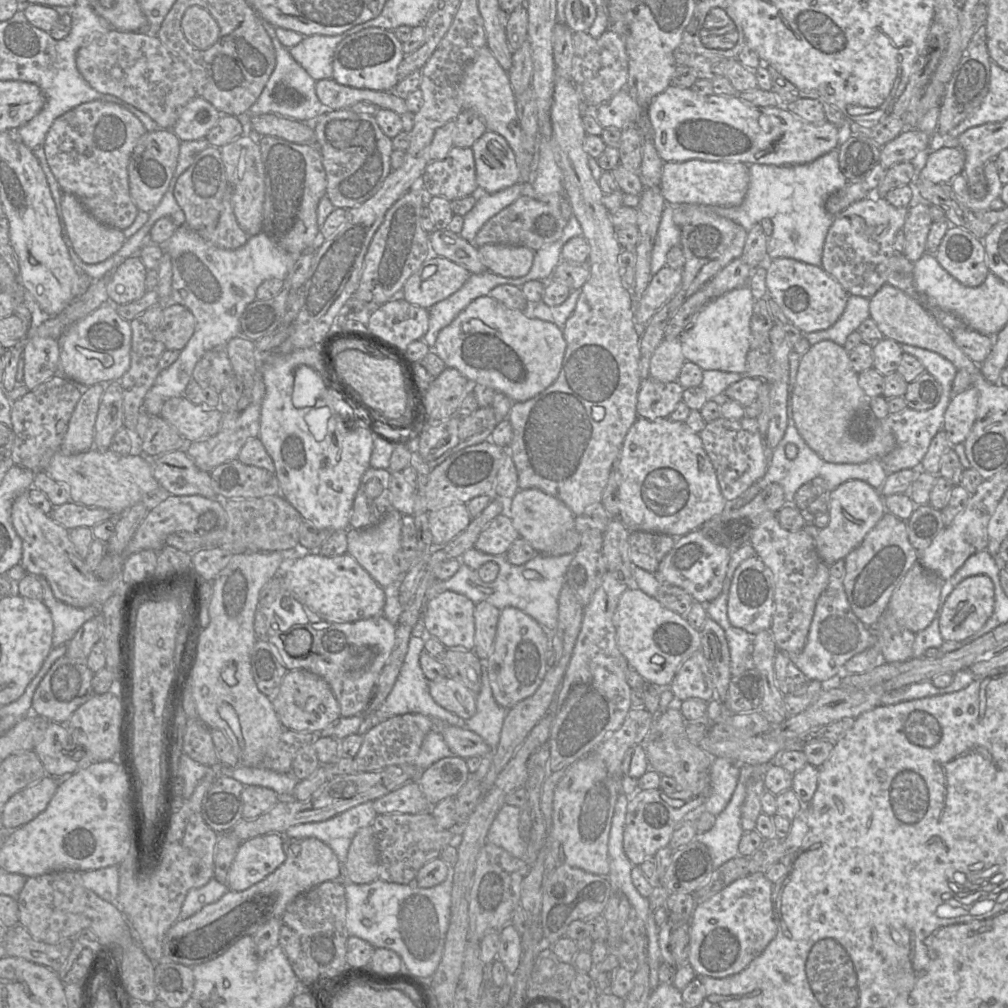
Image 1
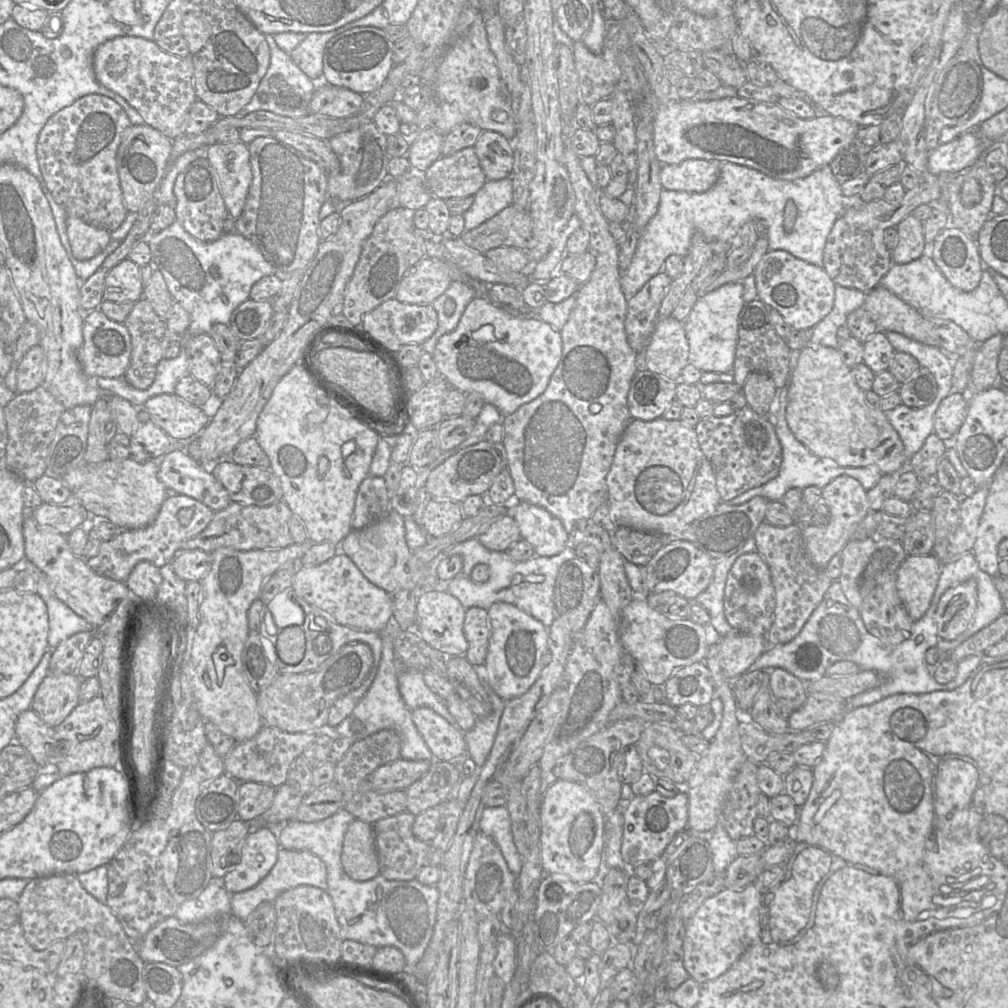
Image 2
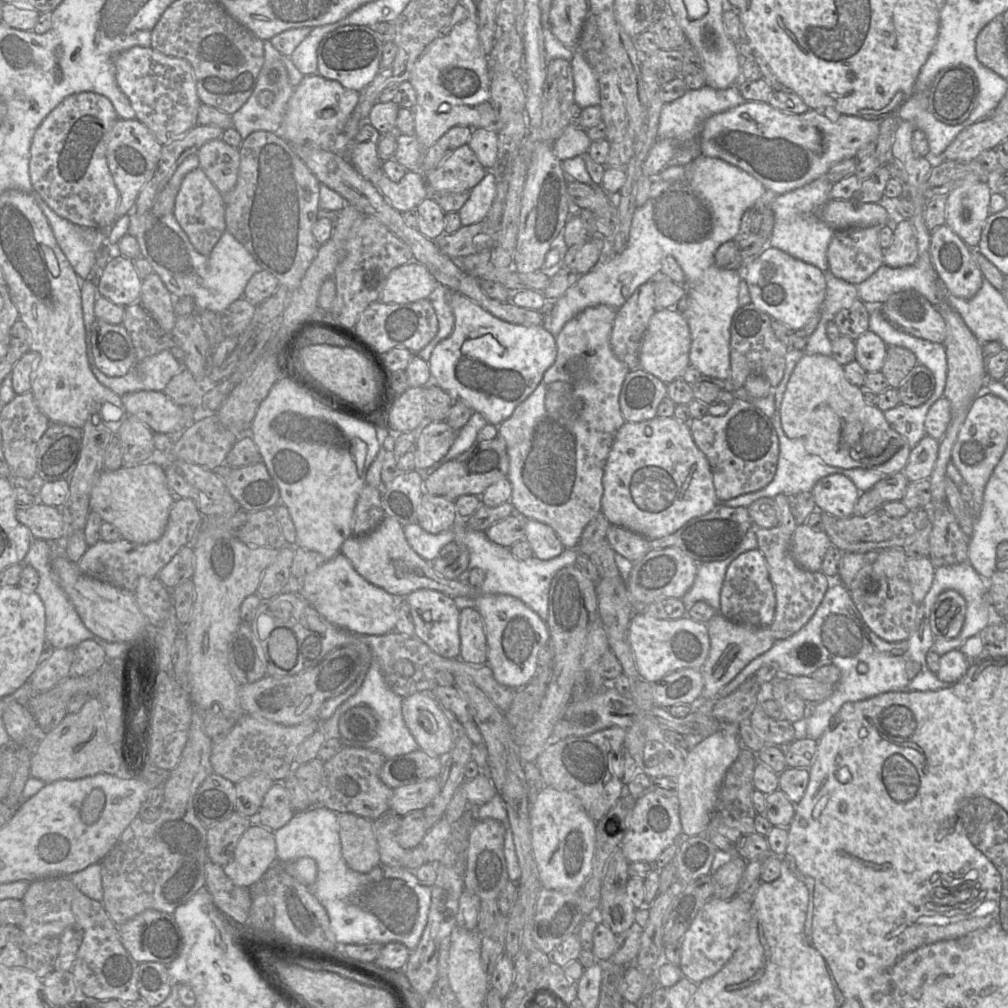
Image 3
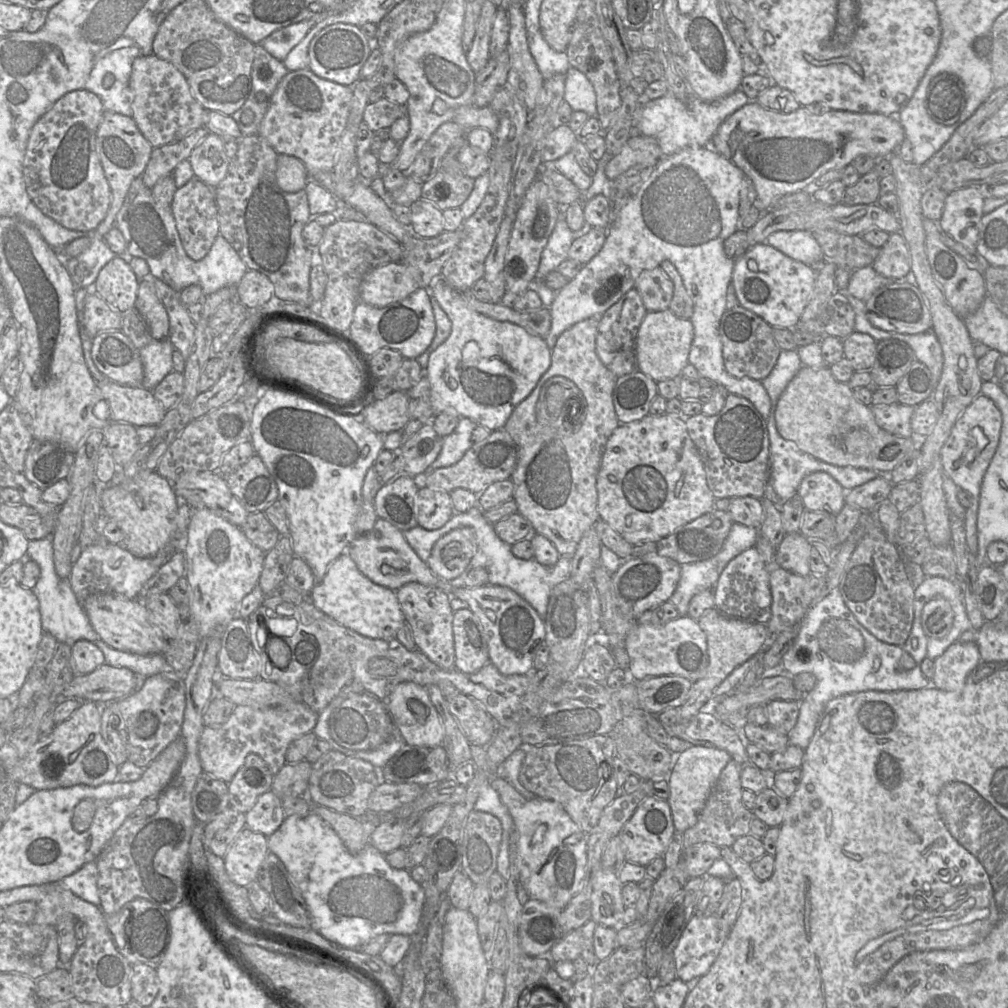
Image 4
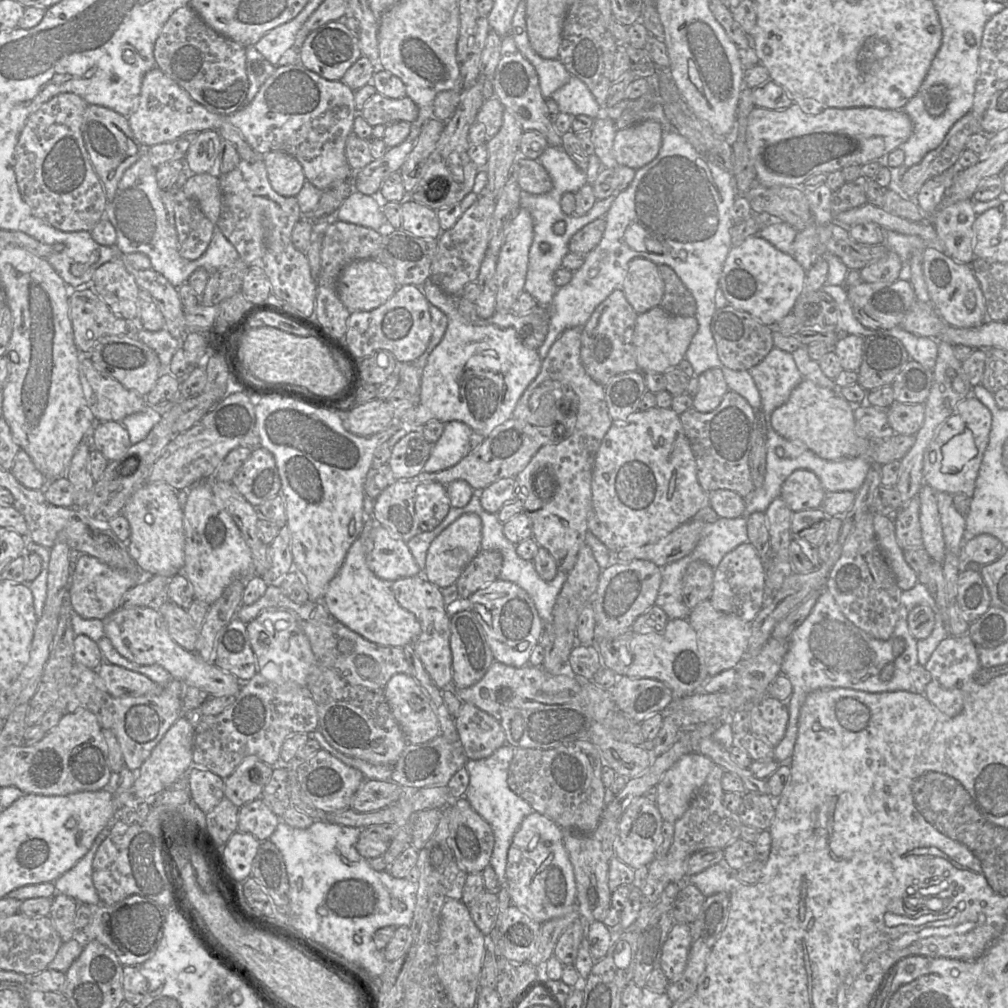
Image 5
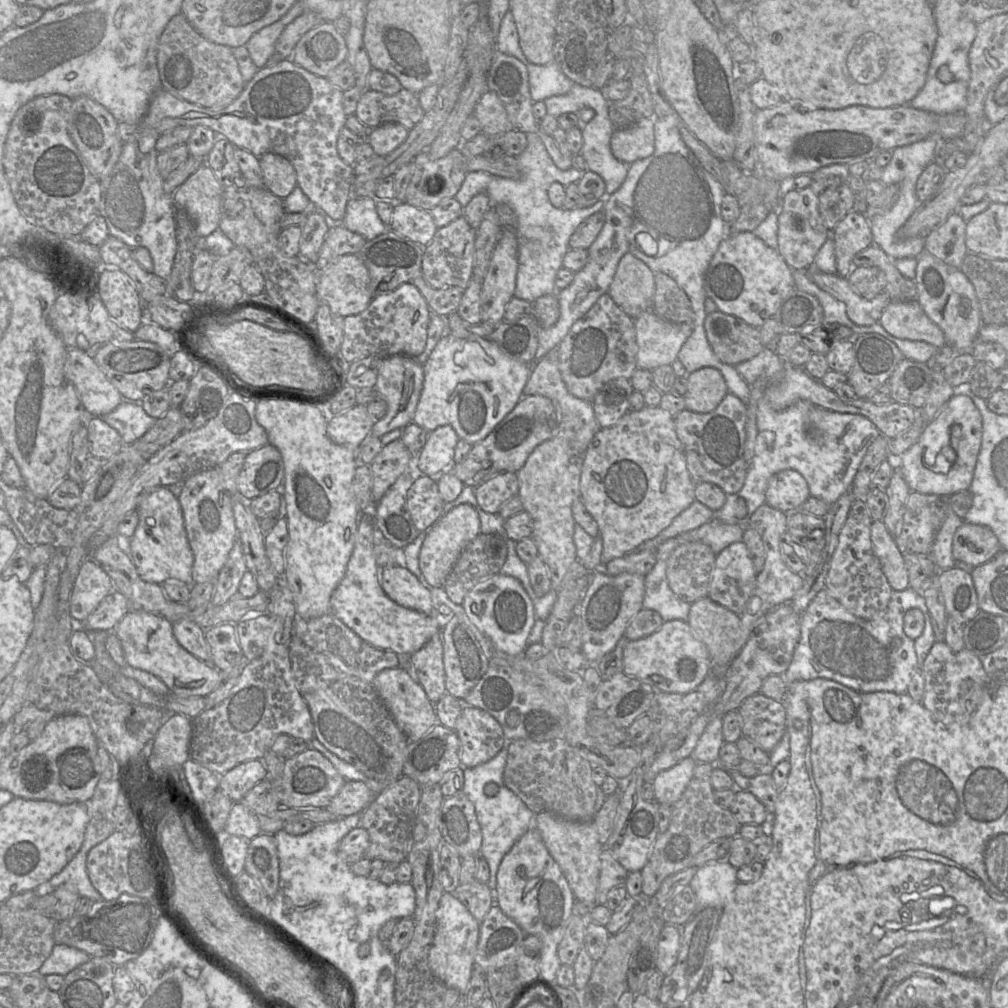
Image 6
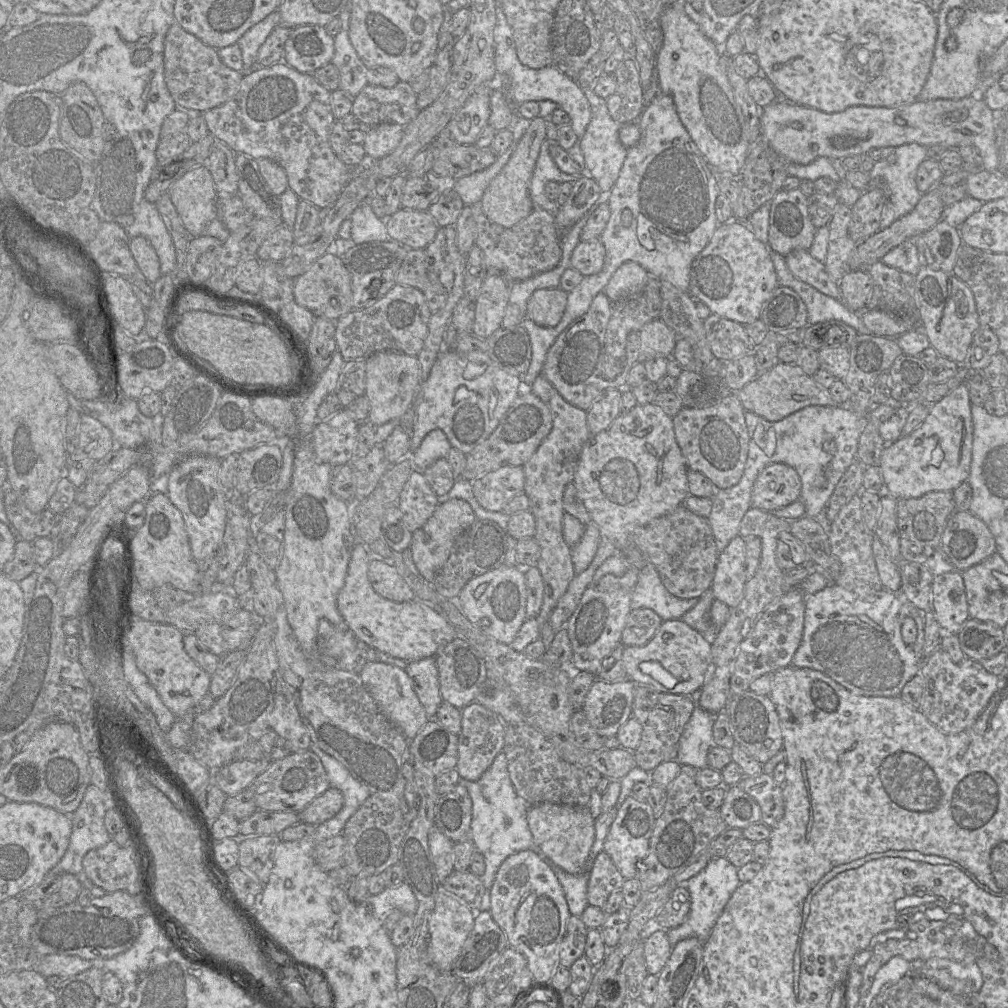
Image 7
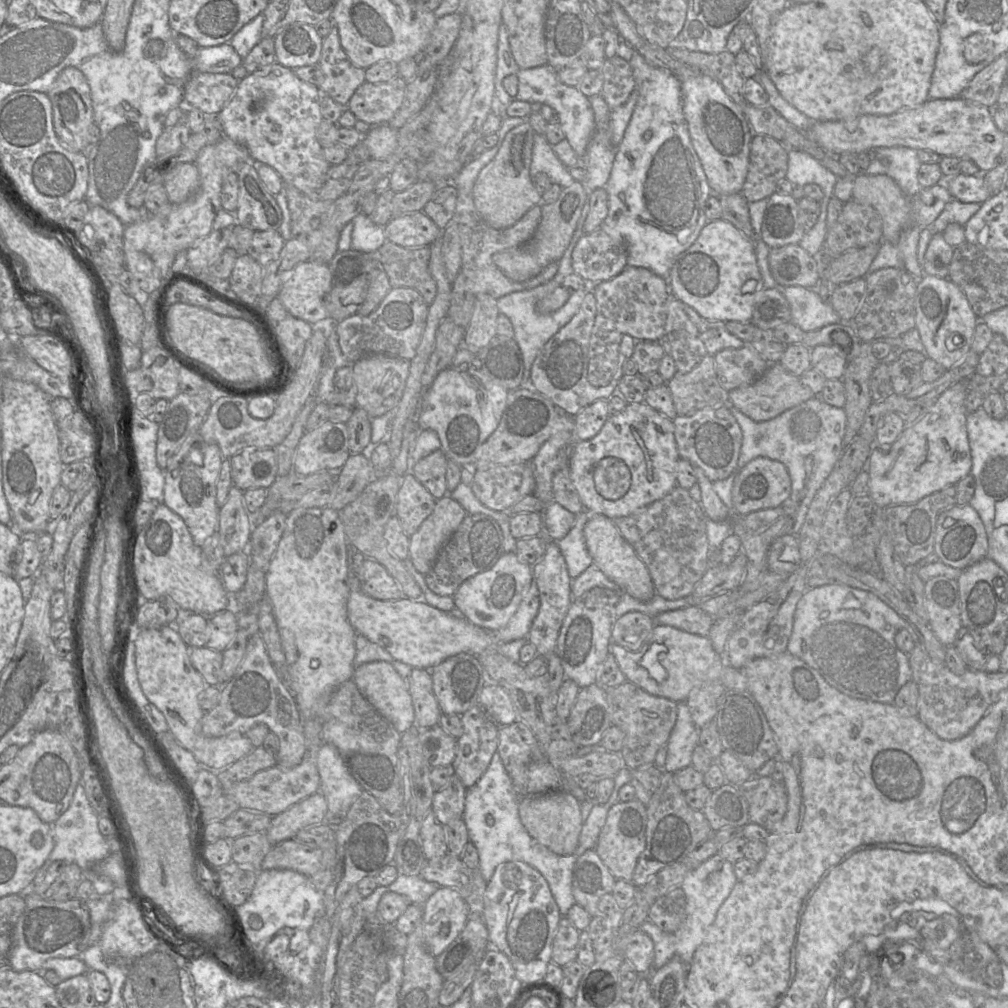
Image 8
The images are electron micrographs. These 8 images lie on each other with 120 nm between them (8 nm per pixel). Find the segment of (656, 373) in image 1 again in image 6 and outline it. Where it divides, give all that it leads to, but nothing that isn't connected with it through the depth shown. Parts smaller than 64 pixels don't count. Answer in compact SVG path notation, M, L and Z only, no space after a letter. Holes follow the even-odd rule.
M647 310L635 319L637 366L653 370L671 365L693 331L693 323L673 323Z

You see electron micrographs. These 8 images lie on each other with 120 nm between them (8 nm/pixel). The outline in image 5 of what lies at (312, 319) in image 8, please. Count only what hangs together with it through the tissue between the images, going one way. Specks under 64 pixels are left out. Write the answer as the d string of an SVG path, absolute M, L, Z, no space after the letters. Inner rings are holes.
M373 258L348 263L337 279L339 298L350 312L374 310L398 288L388 268Z

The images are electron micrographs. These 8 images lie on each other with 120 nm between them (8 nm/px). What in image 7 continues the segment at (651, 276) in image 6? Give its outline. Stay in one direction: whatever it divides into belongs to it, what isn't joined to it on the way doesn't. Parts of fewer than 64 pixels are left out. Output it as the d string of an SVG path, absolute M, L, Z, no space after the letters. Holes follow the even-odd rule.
M636 262L623 263L612 275L603 292L611 301L638 293L648 282L649 272Z

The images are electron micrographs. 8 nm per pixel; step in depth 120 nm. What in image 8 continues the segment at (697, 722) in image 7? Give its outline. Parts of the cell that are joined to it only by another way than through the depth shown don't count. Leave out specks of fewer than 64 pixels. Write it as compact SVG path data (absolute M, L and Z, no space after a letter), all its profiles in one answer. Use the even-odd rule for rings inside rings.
M686 701L677 704L677 719L667 743L664 765L664 769L672 773L691 766L692 754L699 745L701 730L693 722Z

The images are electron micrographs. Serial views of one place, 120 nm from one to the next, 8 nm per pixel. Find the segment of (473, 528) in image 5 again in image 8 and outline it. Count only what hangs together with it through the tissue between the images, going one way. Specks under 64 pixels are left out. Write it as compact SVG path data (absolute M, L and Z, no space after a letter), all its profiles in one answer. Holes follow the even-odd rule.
M449 495L436 500L432 513L409 539L409 557L419 573L430 572L440 550L466 515L465 509Z

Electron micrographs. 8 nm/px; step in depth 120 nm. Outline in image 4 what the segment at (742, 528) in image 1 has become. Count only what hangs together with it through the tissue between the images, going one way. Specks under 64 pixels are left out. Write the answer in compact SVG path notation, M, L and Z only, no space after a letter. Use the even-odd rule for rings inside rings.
M714 508L701 517L678 528L673 534L659 541L633 546L632 557L658 554L668 557L680 565L708 560L722 549L733 523L734 521L728 511Z

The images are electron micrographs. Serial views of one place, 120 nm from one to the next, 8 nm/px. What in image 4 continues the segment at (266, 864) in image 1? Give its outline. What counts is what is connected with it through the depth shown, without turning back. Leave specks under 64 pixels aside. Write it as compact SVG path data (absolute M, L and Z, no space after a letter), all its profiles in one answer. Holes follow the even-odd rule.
M245 827L228 848L224 859L229 878L239 886L256 881L258 871L269 852L268 837Z

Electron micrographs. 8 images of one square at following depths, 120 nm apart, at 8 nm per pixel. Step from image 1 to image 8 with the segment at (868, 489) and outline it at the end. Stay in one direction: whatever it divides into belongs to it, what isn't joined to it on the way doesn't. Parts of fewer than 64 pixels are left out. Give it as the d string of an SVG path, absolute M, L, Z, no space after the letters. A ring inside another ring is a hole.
M757 457L739 472L732 486L733 512L746 515L763 509L784 505L790 498L791 479L783 463L766 457Z

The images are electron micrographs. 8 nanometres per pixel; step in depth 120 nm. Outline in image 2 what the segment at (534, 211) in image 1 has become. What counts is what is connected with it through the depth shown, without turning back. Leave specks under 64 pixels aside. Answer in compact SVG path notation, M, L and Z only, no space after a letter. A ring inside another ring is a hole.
M513 204L478 227L464 231L459 238L482 254L498 247L528 251L535 246L533 221L528 210L518 210Z

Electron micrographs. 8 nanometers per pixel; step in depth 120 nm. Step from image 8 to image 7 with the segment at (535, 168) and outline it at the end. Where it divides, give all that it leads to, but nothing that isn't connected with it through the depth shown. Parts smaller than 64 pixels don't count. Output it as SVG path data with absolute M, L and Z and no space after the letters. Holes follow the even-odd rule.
M546 139L540 147L540 152L529 182L529 194L534 209L543 209L551 214L558 212L560 205L551 201L545 195L545 184L548 181L558 183L573 182L580 176L566 174L562 172L555 164L550 155L549 146L551 141Z

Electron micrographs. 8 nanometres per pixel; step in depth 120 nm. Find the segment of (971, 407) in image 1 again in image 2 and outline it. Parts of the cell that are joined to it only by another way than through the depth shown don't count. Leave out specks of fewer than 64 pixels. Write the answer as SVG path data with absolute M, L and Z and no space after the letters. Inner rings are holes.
M951 392L936 410L934 433L944 442L952 442L966 419L968 406L965 393Z

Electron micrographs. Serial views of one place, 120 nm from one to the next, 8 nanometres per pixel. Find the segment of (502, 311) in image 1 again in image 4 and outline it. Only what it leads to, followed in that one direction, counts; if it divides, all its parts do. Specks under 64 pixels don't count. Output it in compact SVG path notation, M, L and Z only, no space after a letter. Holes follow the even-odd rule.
M442 277L432 278L429 287L452 323L449 337L431 353L425 370L425 376L430 383L430 400L435 416L447 412L467 417L491 431L504 428L515 407L529 396L550 367L551 349L544 338L529 334L521 326L492 319L470 308L463 293Z

